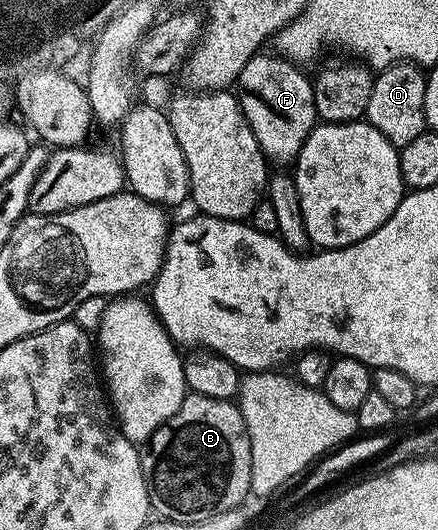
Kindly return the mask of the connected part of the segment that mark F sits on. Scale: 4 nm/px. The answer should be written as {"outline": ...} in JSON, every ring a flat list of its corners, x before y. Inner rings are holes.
{"outline":[[258,52,254,58,247,60,235,86,239,91,241,110,251,132,255,132,255,140,266,159,292,163,319,122,315,112,313,84,310,75,305,75,300,65,276,53,265,53]]}

